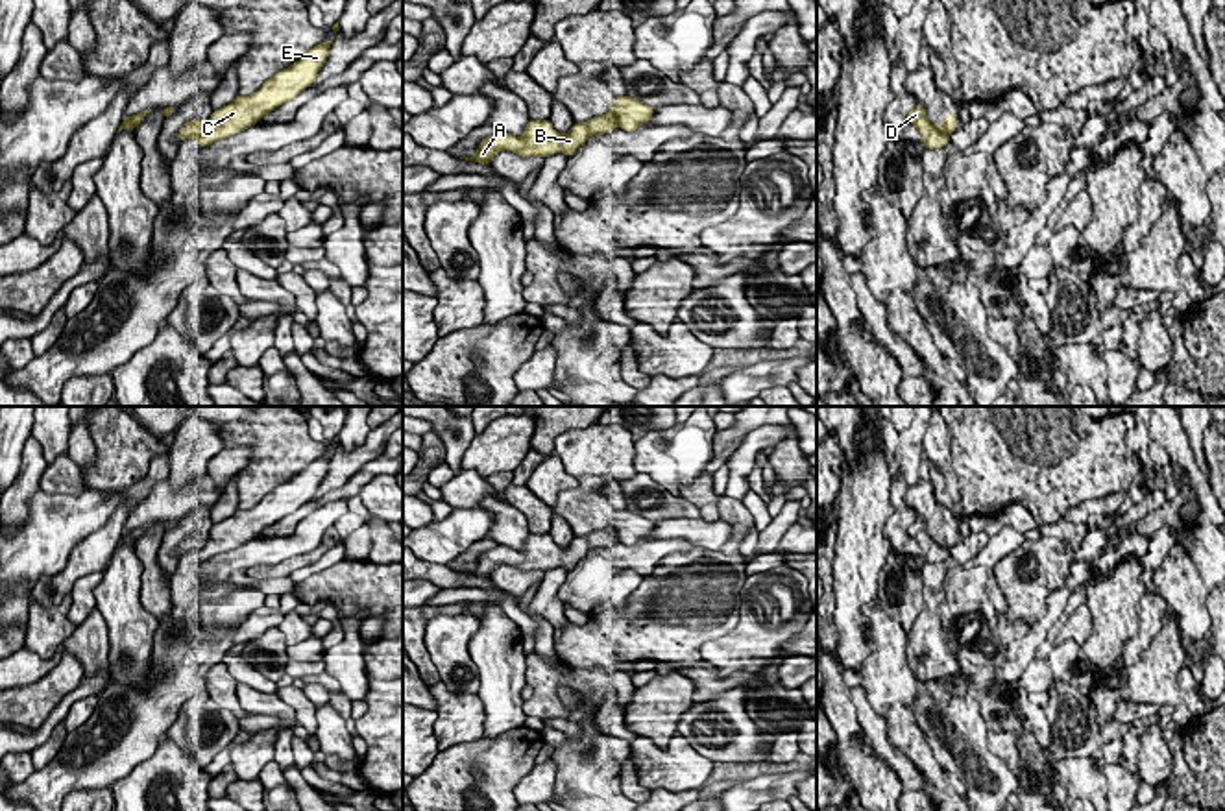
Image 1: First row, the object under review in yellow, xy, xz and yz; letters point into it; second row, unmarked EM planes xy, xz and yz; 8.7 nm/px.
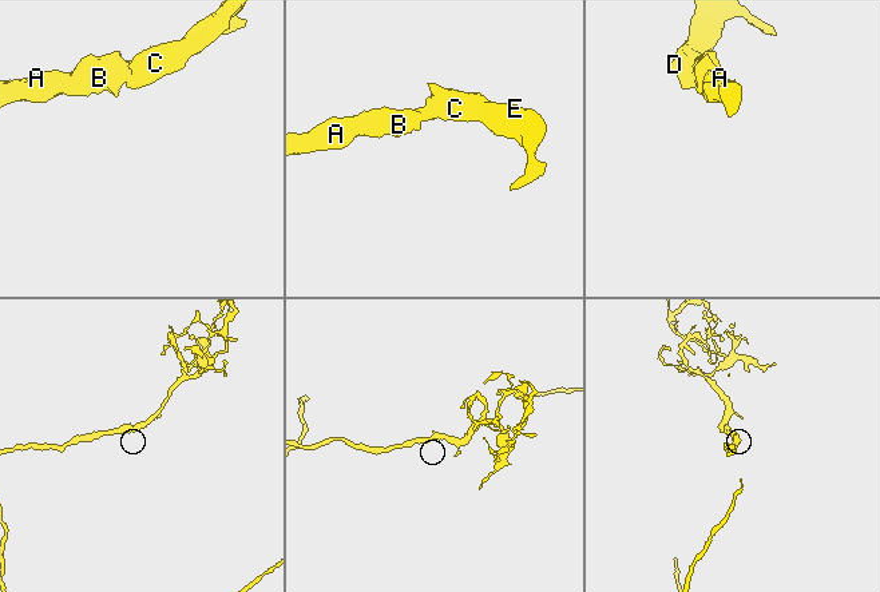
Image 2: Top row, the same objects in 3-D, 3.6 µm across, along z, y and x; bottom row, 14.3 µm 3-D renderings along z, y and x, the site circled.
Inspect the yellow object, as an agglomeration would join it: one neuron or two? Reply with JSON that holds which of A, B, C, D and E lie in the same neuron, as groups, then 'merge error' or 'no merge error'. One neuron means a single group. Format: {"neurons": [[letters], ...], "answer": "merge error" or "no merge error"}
{"neurons": [["A", "B"], ["C", "D", "E"]], "answer": "merge error"}

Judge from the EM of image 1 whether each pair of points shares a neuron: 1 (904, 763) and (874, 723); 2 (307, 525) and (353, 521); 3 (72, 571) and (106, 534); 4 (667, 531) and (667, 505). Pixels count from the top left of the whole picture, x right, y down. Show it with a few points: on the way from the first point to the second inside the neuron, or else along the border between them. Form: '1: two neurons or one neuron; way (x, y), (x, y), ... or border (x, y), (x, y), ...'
1: one neuron; way (893, 756), (876, 734)
2: two neurons; border (348, 510), (333, 525)
3: one neuron; way (82, 562), (100, 544)
4: two neurons; border (699, 516), (660, 518), (654, 521)

